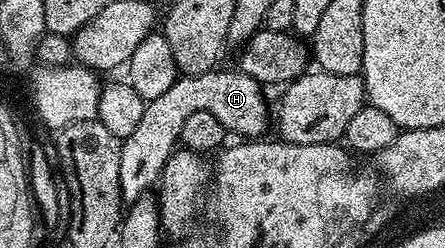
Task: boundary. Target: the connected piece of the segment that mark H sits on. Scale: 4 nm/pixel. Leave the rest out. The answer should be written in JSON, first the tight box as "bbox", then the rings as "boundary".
{"bbox":[121,70,273,201],"boundary":[[[233,70],[233,72],[219,71],[202,72],[196,76],[180,75],[169,86],[169,90],[165,91],[165,94],[146,101],[141,122],[134,128],[133,134],[129,134],[128,137],[121,140],[121,194],[124,201],[135,201],[158,185],[159,178],[163,175],[163,167],[167,165],[167,160],[171,153],[176,151],[179,144],[181,126],[185,122],[185,118],[189,118],[189,114],[212,112],[217,118],[217,122],[221,122],[221,126],[226,128],[228,133],[235,135],[236,132],[239,135],[236,137],[239,138],[259,138],[266,133],[263,131],[266,130],[267,123],[270,120],[272,123],[273,116],[272,113],[271,116],[267,113],[267,100],[263,97],[263,92],[265,92],[264,85],[240,70]]]}

